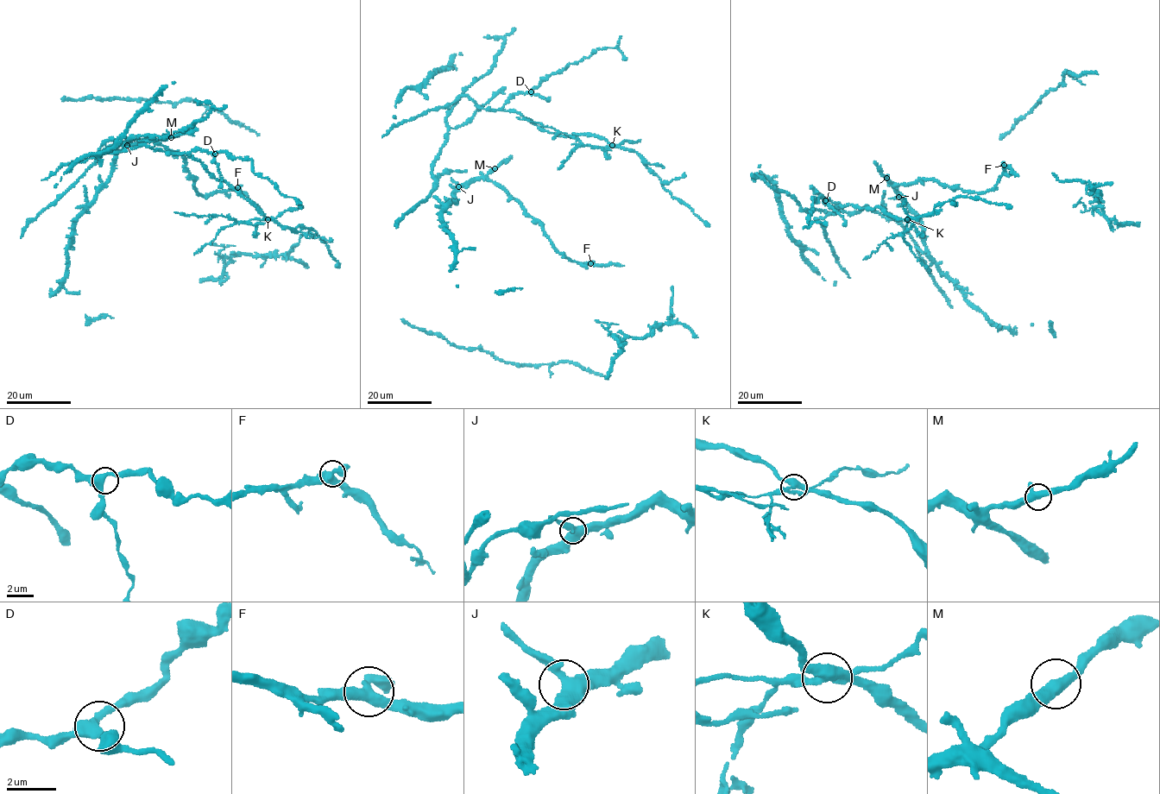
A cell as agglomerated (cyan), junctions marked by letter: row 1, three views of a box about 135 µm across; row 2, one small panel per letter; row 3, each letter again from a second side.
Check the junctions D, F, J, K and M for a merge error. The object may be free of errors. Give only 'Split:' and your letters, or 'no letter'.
Split: K

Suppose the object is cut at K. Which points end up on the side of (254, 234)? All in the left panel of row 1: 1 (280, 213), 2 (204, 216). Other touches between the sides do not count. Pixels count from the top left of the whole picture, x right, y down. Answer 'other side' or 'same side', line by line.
1: same side
2: same side

